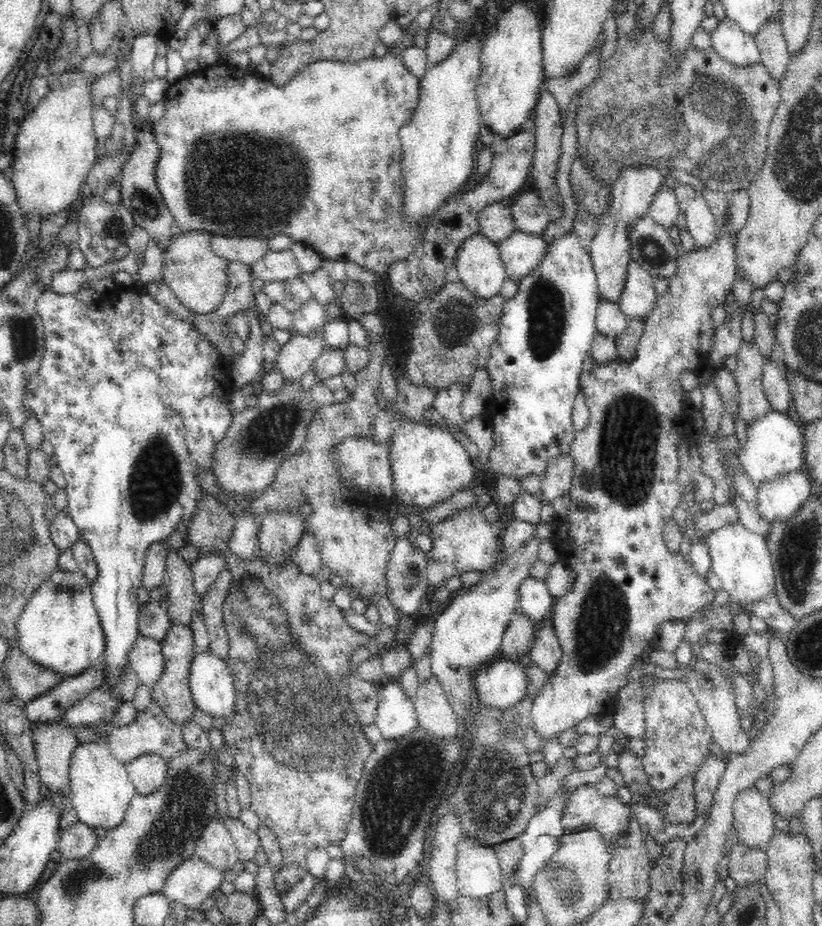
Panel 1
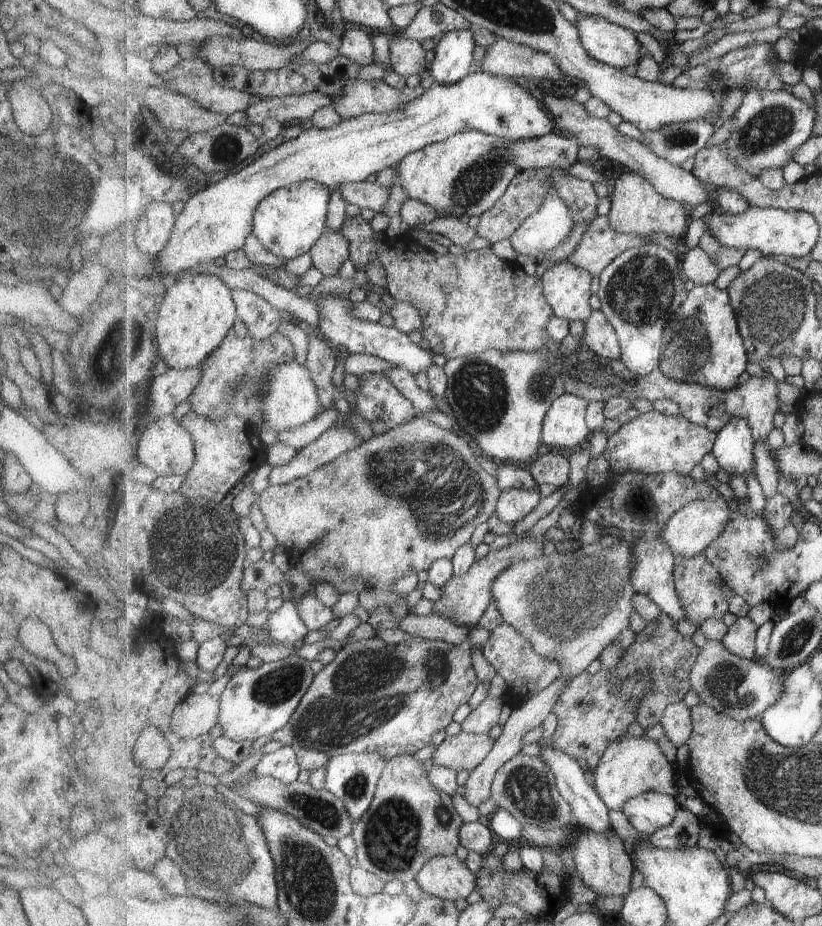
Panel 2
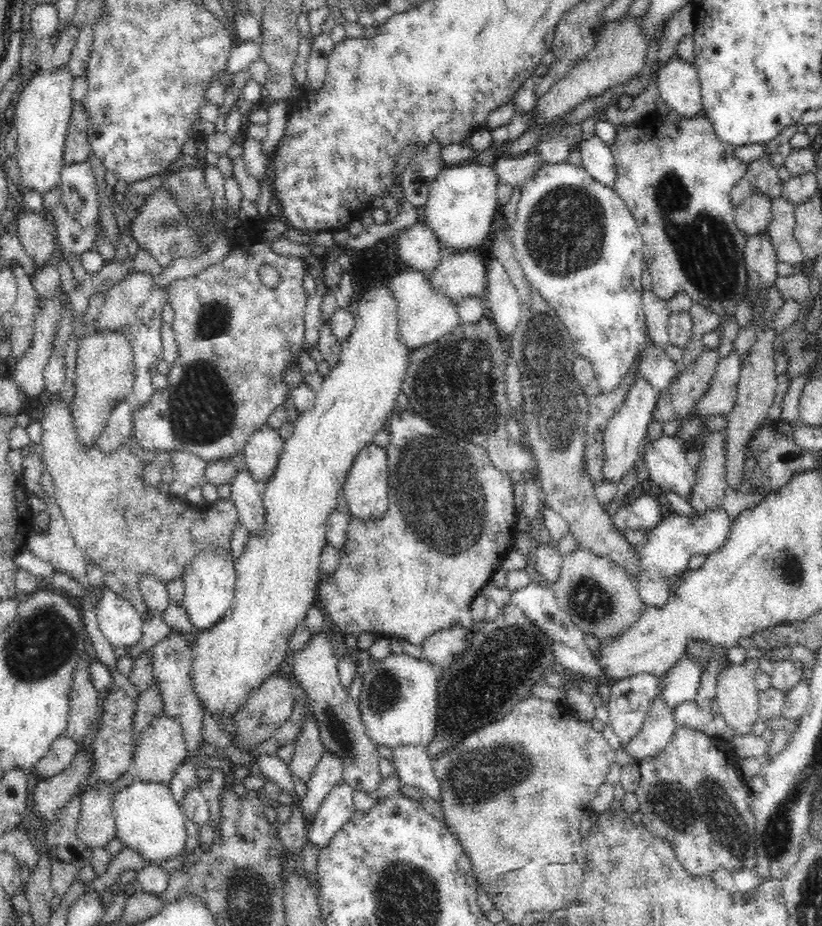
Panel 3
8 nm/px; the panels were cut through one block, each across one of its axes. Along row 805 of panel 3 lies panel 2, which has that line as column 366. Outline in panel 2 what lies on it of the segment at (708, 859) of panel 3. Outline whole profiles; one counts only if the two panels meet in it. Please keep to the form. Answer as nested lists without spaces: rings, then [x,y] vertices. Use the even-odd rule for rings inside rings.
[[[375,636],[368,640],[351,641],[335,660],[314,677],[298,711],[284,728],[272,735],[273,740],[295,748],[316,749],[330,758],[344,753],[380,753],[387,761],[404,753],[415,754],[431,744],[431,734],[453,722],[453,714],[475,695],[478,673],[472,661],[471,640],[461,645],[445,641],[422,640],[421,637],[399,644],[385,644]]]

